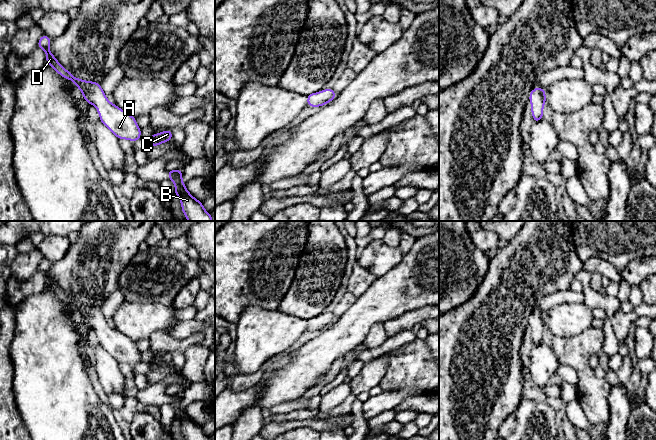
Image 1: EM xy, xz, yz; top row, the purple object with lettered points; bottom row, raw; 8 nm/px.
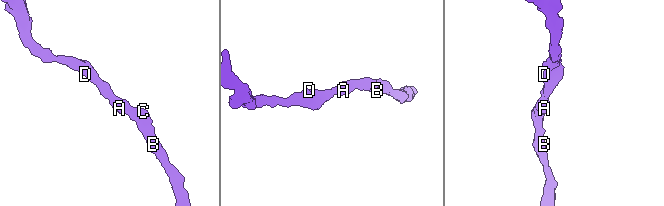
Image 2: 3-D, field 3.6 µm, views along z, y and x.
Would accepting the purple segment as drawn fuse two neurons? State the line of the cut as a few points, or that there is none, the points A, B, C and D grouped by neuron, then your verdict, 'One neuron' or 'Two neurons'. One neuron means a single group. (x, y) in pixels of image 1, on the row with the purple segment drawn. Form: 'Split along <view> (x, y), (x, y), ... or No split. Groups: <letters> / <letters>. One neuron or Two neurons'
No split. Groups: A B C D. One neuron

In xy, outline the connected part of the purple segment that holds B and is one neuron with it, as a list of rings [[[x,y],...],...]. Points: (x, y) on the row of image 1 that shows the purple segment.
[[[180,169],[167,171],[167,176],[175,184],[175,194],[180,198],[182,211],[188,221],[213,221],[211,214],[208,213],[202,202],[195,199],[186,189],[182,182],[183,172]]]

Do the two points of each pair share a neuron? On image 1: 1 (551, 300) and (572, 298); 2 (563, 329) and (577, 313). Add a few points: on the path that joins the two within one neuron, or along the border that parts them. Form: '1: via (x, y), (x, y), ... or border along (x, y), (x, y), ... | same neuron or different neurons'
1: via (556, 298), (567, 298) | same neuron
2: via (565, 325), (573, 317) | same neuron

